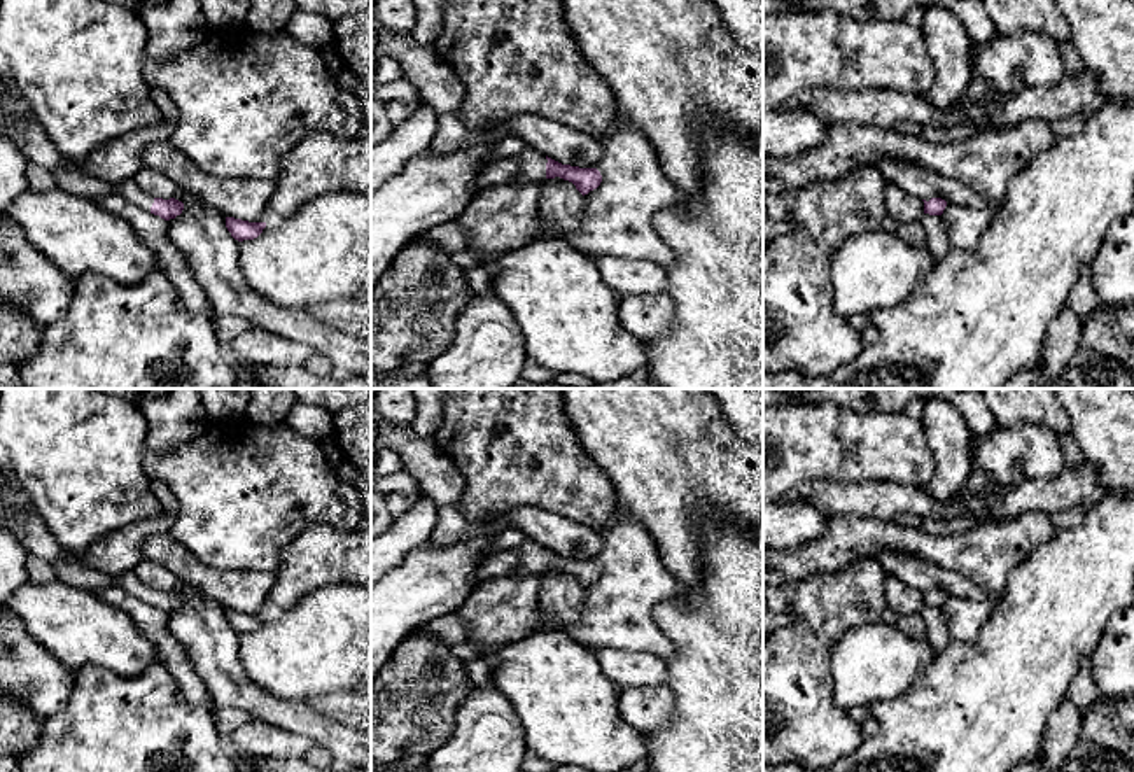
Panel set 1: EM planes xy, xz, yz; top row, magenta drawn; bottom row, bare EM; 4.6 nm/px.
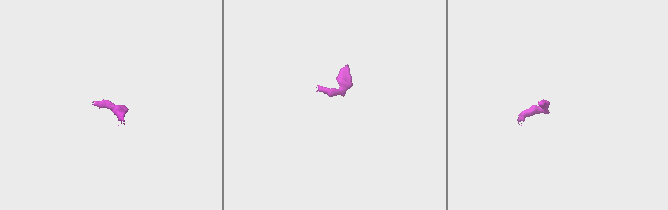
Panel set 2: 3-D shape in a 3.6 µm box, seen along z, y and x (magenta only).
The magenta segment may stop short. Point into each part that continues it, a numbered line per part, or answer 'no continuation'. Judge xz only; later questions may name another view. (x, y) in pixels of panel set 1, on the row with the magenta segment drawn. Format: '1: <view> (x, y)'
1: xz (531, 163)

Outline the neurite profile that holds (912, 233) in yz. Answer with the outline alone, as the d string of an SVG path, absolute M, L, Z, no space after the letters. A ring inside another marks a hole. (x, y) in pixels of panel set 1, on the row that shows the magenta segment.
M903 222L898 226L896 235L910 245L924 243L924 229L920 222Z

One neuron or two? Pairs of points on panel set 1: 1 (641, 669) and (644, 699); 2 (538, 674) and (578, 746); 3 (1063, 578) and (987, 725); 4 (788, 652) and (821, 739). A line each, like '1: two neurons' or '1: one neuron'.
1: two neurons
2: one neuron
3: one neuron
4: one neuron

